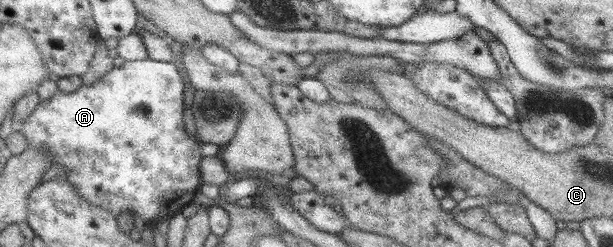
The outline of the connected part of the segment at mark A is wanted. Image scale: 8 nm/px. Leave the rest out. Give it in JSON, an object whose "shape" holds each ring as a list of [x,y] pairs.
{"shape":[[[148,57],[137,61],[124,61],[118,67],[113,66],[109,72],[106,72],[99,80],[89,86],[81,85],[74,92],[68,93],[59,92],[56,89],[56,92],[50,98],[38,101],[38,105],[30,111],[30,115],[26,115],[26,118],[22,119],[22,123],[18,124],[17,129],[26,138],[27,148],[40,148],[40,150],[44,150],[52,156],[52,165],[56,164],[59,167],[59,171],[66,178],[66,182],[86,202],[90,202],[94,206],[100,206],[102,210],[110,212],[114,218],[119,214],[130,214],[132,217],[137,216],[146,225],[149,223],[155,224],[163,216],[172,217],[184,205],[192,201],[193,195],[196,194],[202,184],[200,171],[198,170],[198,162],[203,157],[200,153],[201,143],[195,137],[186,134],[182,123],[183,87],[182,78],[178,75],[174,62],[158,62],[150,60]]]}

